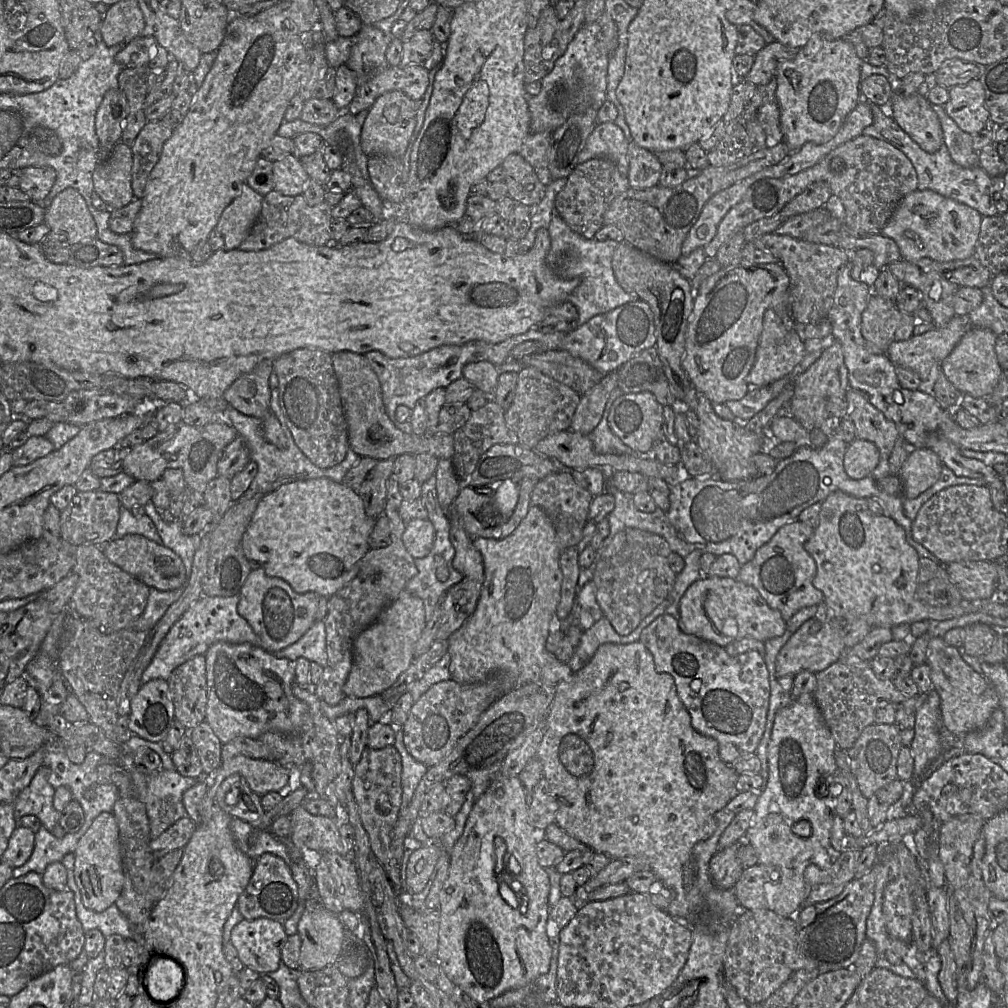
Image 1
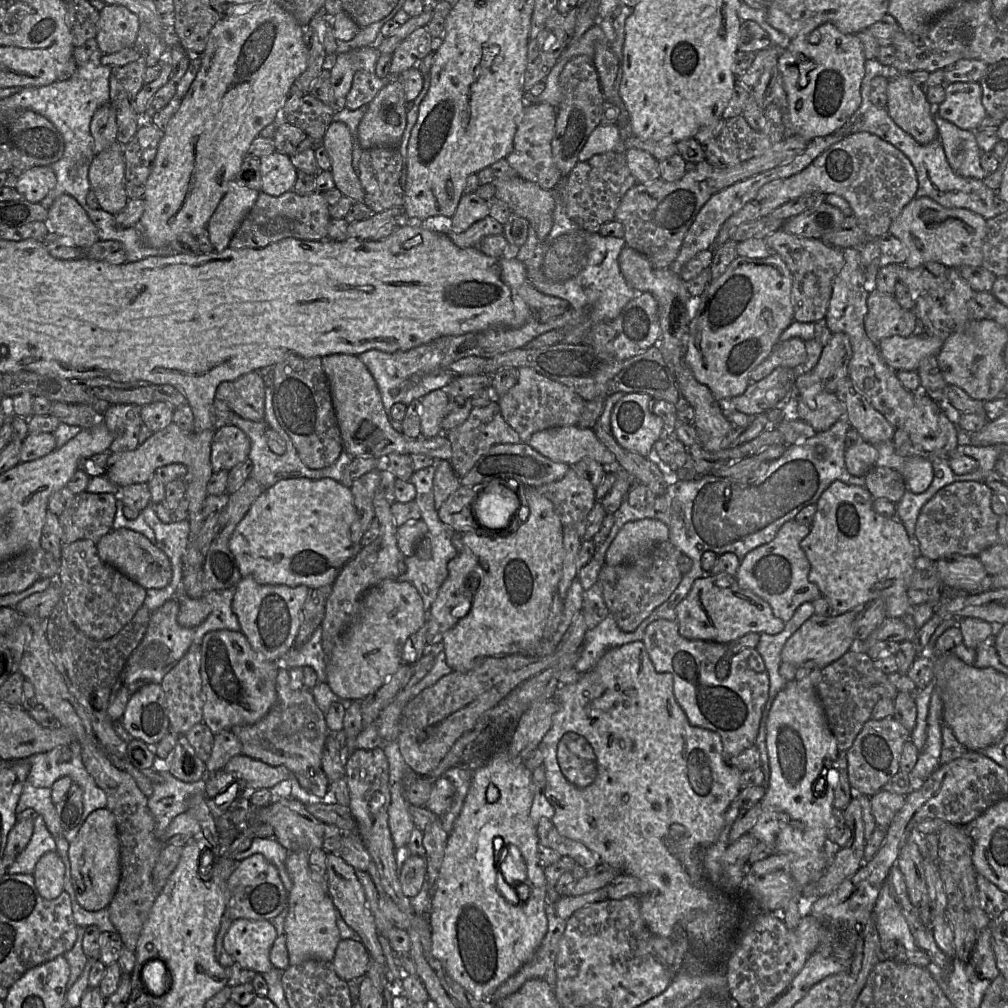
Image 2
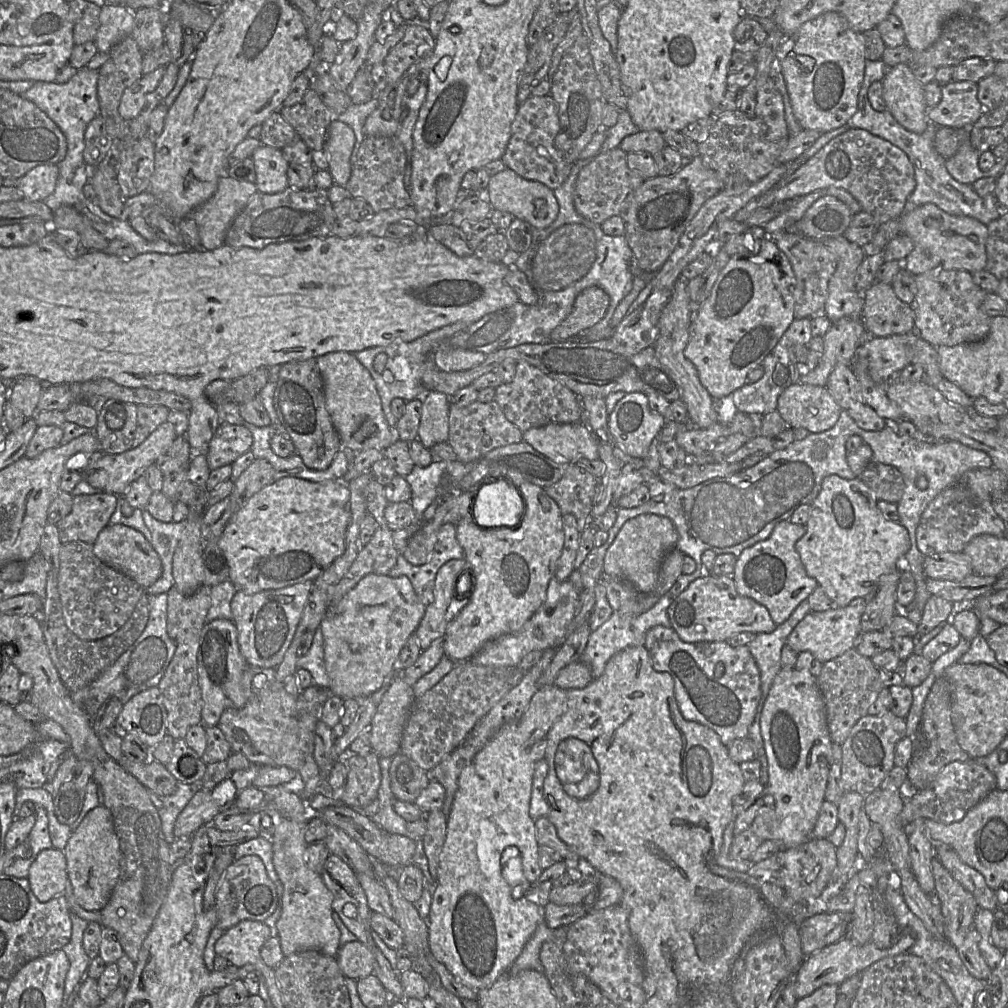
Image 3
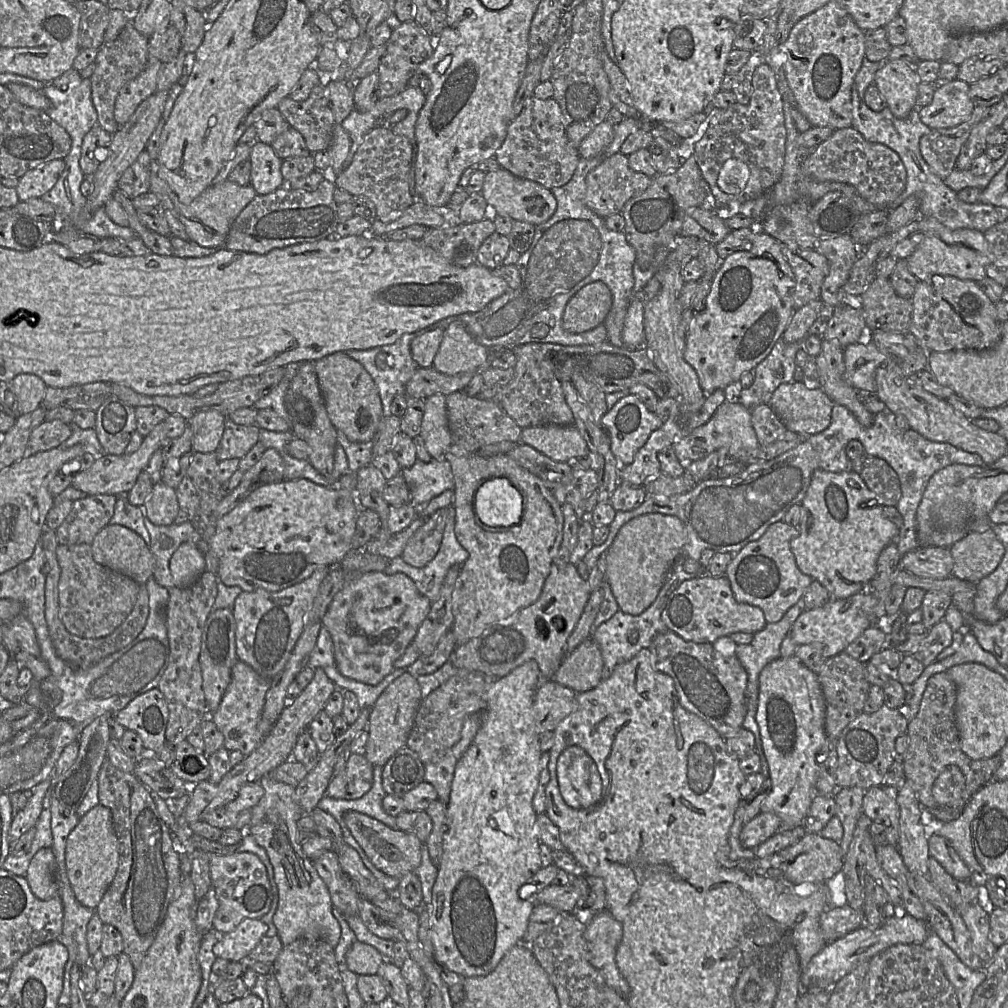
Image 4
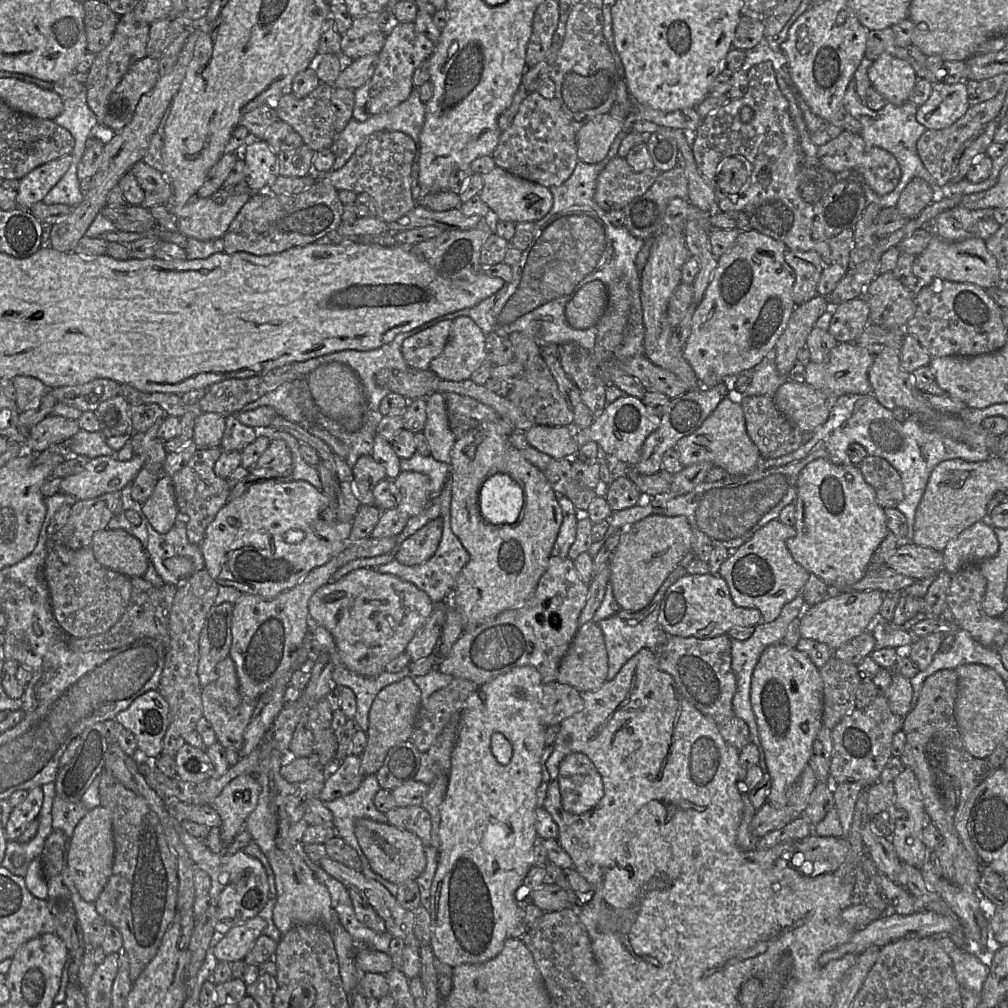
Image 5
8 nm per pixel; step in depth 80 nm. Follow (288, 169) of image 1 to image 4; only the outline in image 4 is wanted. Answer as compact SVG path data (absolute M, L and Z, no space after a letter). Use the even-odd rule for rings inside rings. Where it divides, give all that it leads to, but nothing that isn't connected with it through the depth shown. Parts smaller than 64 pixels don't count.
M256 140L251 144L249 156L251 162L250 185L258 195L265 195L285 185L281 173L282 159L271 144Z

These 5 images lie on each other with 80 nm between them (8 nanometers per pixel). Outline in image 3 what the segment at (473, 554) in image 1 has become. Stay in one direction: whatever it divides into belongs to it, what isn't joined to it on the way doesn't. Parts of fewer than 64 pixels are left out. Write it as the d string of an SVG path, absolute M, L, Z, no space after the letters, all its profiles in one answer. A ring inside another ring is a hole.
M465 558L454 559L439 569L434 587L434 602L426 607L425 615L415 631L422 651L428 649L435 640L444 639L449 624L468 604L474 591L471 570L468 570L469 573L465 575L466 578L471 576L470 589L466 580L461 579L457 590L454 591L459 573L465 568L466 563ZM466 596L469 597L466 598Z

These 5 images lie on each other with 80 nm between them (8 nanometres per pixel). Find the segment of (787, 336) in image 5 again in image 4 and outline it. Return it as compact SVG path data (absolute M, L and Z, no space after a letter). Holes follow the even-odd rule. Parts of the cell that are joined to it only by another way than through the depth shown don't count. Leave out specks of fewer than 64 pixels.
M816 299L794 310L783 332L782 340L786 343L803 342L809 335L811 325L820 316L824 307L822 300Z

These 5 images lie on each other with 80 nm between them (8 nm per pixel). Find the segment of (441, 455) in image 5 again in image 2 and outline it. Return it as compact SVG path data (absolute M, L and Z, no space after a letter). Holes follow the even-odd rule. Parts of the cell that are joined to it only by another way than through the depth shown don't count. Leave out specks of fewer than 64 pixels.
M445 389L433 390L419 400L422 402L421 437L432 438L442 434L441 422L450 401Z

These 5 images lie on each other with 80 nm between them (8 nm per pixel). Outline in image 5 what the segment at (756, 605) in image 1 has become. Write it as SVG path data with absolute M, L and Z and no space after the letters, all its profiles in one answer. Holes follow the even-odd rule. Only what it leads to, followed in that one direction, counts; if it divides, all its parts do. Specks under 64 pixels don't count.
M689 574L679 578L666 591L660 605L658 623L669 636L710 639L733 628L755 627L762 622L758 609L734 604L727 582L719 575Z

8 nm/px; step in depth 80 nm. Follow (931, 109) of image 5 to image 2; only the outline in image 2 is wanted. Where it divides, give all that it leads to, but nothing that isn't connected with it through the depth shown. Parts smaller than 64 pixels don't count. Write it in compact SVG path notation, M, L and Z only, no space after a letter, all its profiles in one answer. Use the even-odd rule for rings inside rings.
M955 82L945 84L945 100L934 106L939 116L964 130L975 131L988 115L982 103L982 88L979 82Z

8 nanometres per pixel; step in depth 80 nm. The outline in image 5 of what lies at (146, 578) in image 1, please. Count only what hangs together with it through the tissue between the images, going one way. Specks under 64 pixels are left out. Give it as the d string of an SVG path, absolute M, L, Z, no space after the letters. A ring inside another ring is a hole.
M123 529L96 532L91 548L101 565L127 577L143 577L150 563L141 542Z

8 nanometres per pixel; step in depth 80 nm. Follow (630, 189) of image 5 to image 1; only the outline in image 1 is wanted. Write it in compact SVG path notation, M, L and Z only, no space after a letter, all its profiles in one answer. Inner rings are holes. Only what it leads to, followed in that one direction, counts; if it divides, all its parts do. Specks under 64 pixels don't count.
M597 157L578 164L567 177L564 188L558 193L555 200L555 209L568 226L581 236L592 239L604 225L603 218L611 202L620 194L629 189L628 177L623 175L614 162L607 158Z

